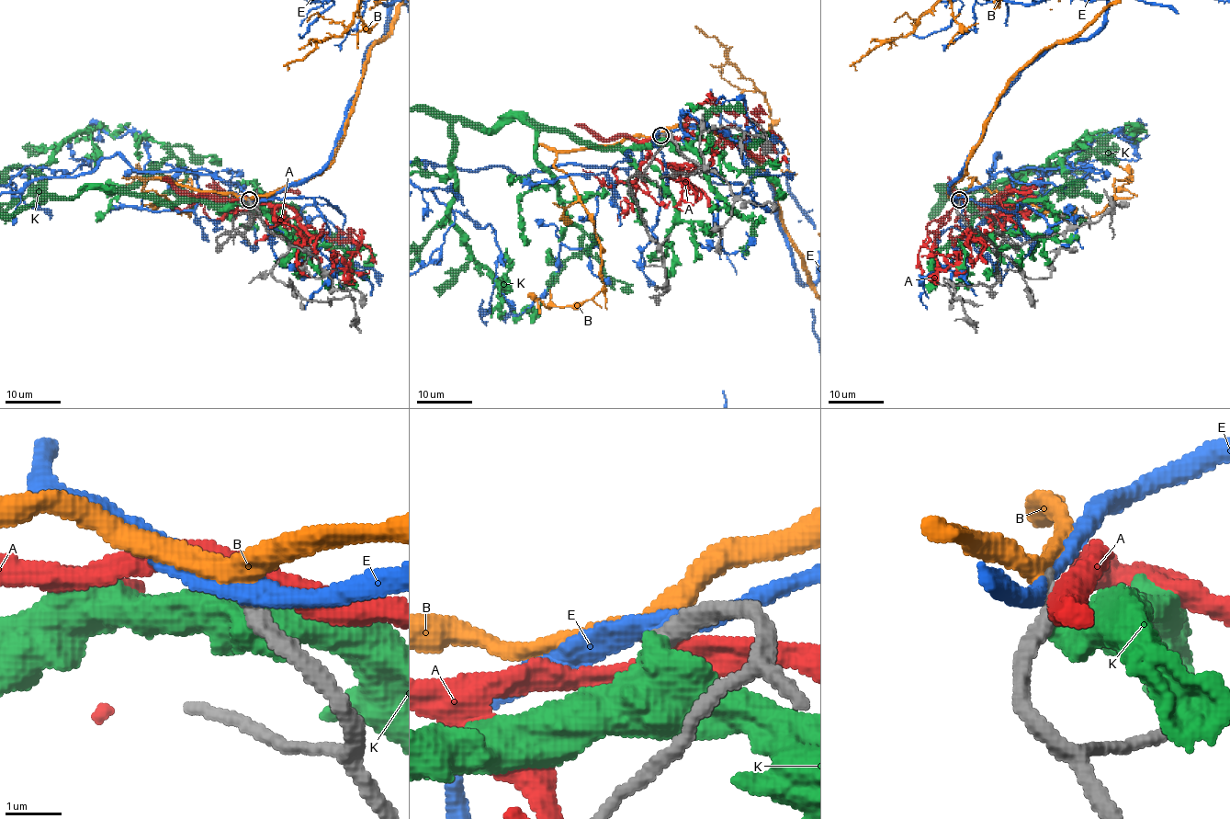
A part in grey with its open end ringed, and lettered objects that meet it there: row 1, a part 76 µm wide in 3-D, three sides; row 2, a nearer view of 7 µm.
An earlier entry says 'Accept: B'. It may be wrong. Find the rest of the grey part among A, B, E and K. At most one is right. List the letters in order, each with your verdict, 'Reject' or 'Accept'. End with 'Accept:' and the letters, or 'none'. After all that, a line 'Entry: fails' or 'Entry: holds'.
A: Reject
B: Accept
E: Reject
K: Reject
Accept: B
Entry: holds

